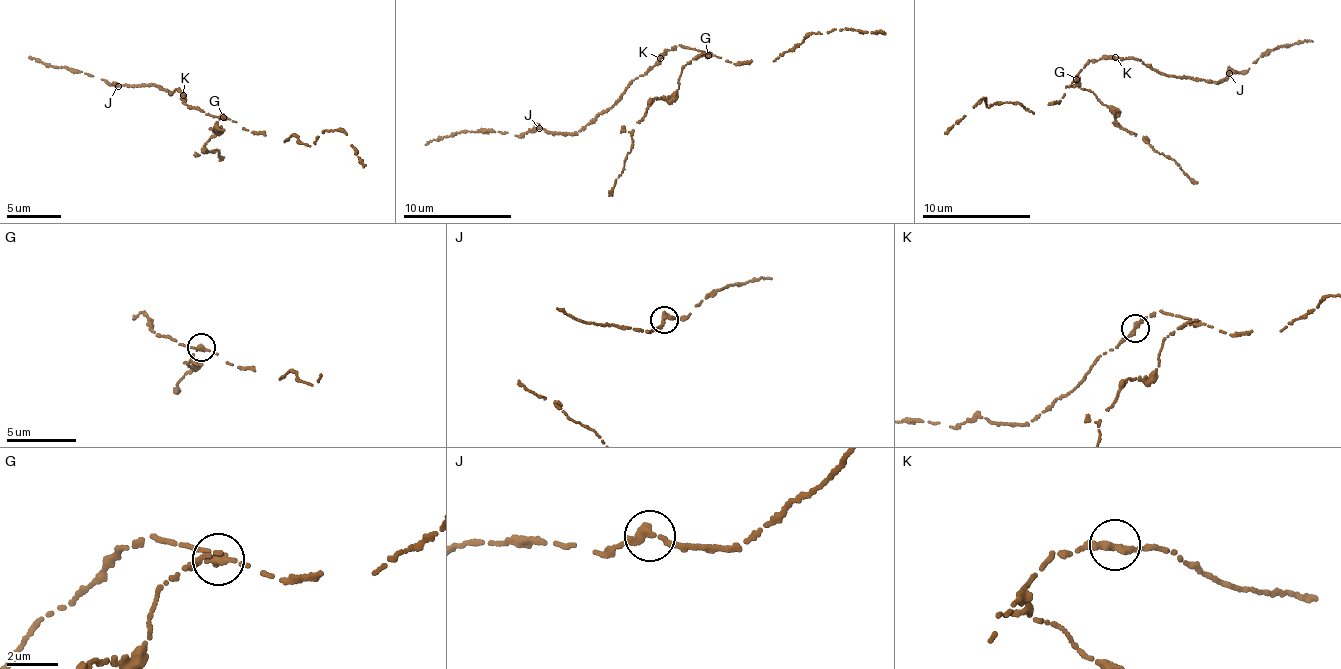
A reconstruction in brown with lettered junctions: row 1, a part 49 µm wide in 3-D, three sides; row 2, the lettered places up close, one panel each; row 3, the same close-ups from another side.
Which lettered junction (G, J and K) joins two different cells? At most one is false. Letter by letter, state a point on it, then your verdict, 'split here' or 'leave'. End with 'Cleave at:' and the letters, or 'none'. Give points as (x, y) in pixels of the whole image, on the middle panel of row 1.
G: place (708, 55); split here
J: place (539, 128); leave
K: place (660, 58); leave
Cleave at: G

